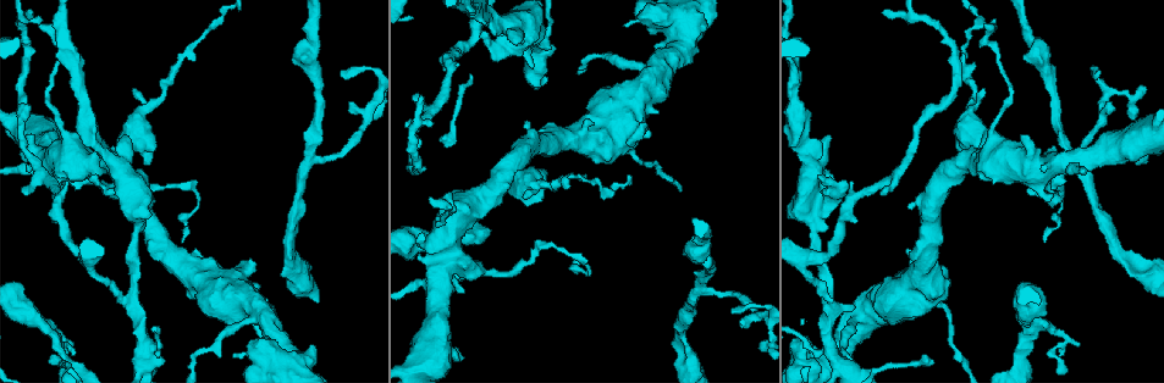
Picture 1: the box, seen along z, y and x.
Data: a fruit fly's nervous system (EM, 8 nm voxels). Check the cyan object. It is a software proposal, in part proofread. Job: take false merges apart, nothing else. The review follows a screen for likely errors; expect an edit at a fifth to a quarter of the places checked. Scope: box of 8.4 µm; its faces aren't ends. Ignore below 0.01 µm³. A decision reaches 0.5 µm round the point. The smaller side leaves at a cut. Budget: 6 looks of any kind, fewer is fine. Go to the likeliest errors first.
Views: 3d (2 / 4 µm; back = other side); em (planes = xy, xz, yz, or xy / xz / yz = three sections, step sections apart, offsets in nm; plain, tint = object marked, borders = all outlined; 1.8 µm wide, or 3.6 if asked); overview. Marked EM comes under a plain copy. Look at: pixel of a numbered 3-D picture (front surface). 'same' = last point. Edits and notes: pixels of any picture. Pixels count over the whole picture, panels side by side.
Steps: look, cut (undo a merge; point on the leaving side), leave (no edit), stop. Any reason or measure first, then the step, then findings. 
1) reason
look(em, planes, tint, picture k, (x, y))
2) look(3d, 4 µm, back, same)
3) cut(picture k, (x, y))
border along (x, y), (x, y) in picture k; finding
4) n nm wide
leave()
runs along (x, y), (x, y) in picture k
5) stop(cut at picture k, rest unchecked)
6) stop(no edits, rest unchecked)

calibre changes
look(3d, 4 µm, picture 1, (833, 347))

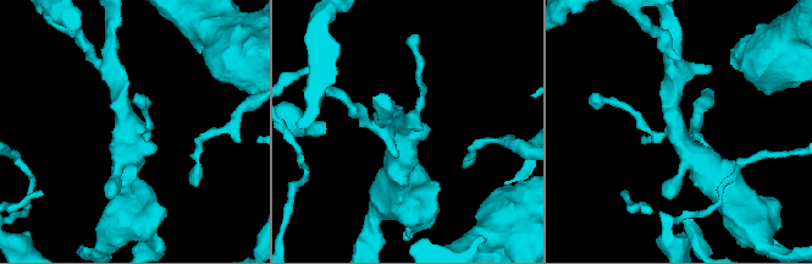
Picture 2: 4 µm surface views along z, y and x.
3 arms; now the EM
look(em, yz, step 16, tint, picture 2, (405, 120))

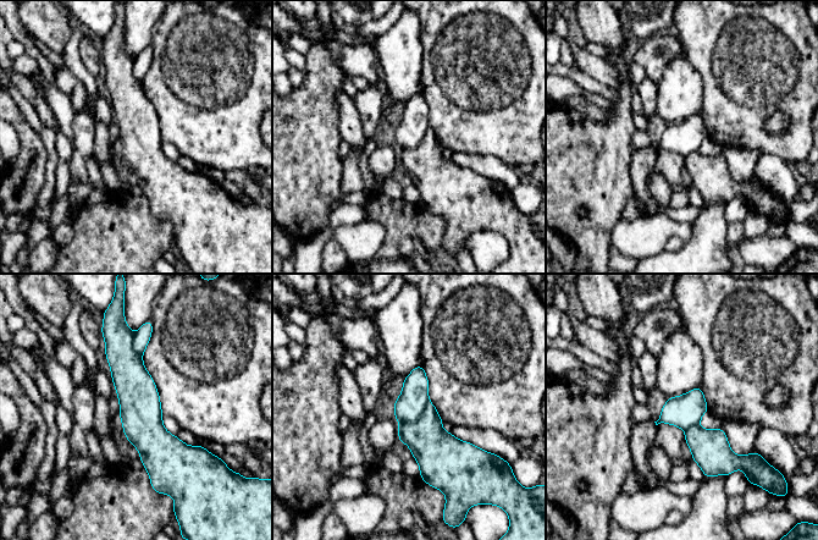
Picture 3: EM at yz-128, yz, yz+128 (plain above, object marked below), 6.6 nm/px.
cut it another way
look(em, xy, step 8, borders, same)

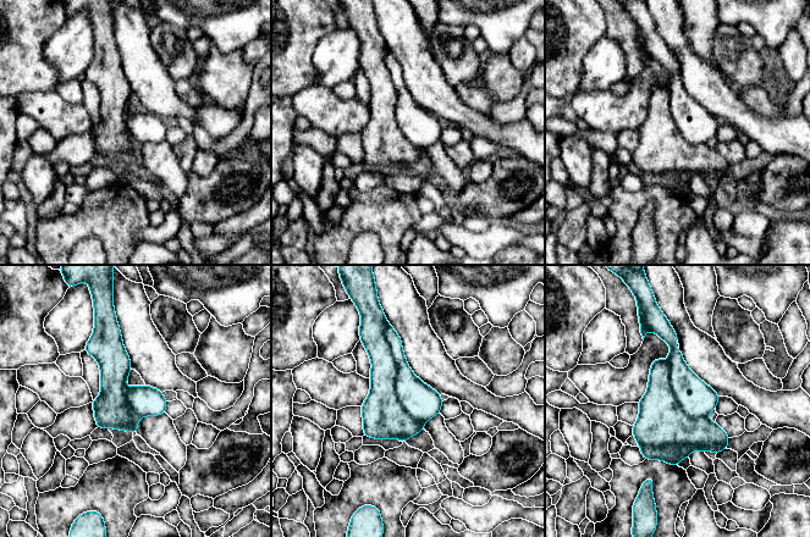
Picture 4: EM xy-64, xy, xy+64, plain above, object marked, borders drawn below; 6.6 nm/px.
cut(picture 4, (381, 409))
the part that leaves runs along (114, 332), (114, 409), (133, 430) in picture 4; two neurons meet here

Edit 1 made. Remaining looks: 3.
sudden change in width
look(3d, 4 µm, picture 1, (804, 258))

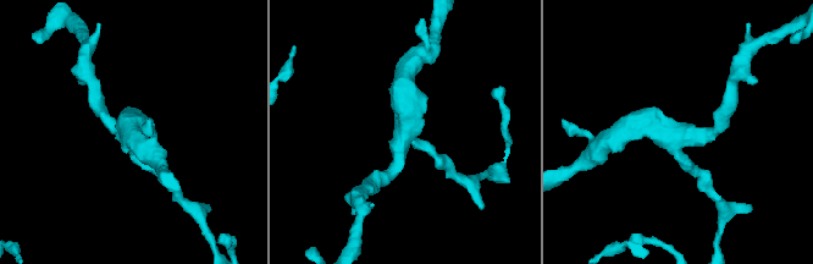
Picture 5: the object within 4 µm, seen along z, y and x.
look(em, planes, tint, picture 5, (406, 129))

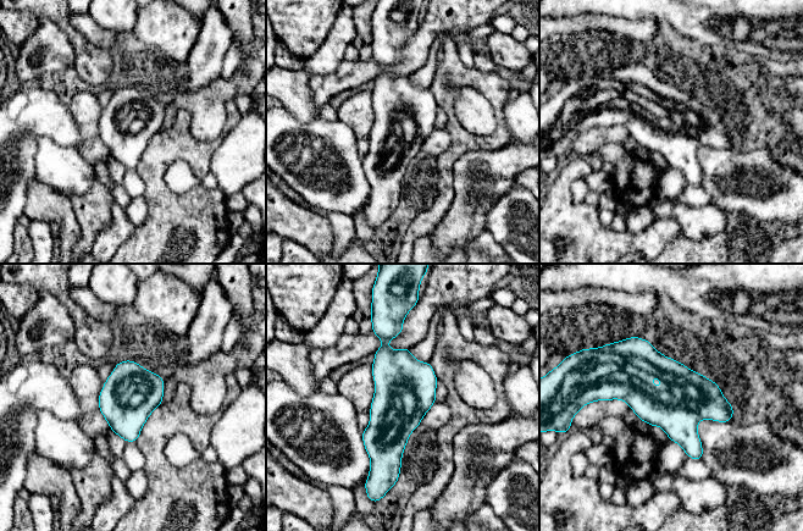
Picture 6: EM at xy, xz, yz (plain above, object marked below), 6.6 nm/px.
leave()
one neuron here

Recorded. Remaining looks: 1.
stop(cut at picture 4, rest unchecked)

